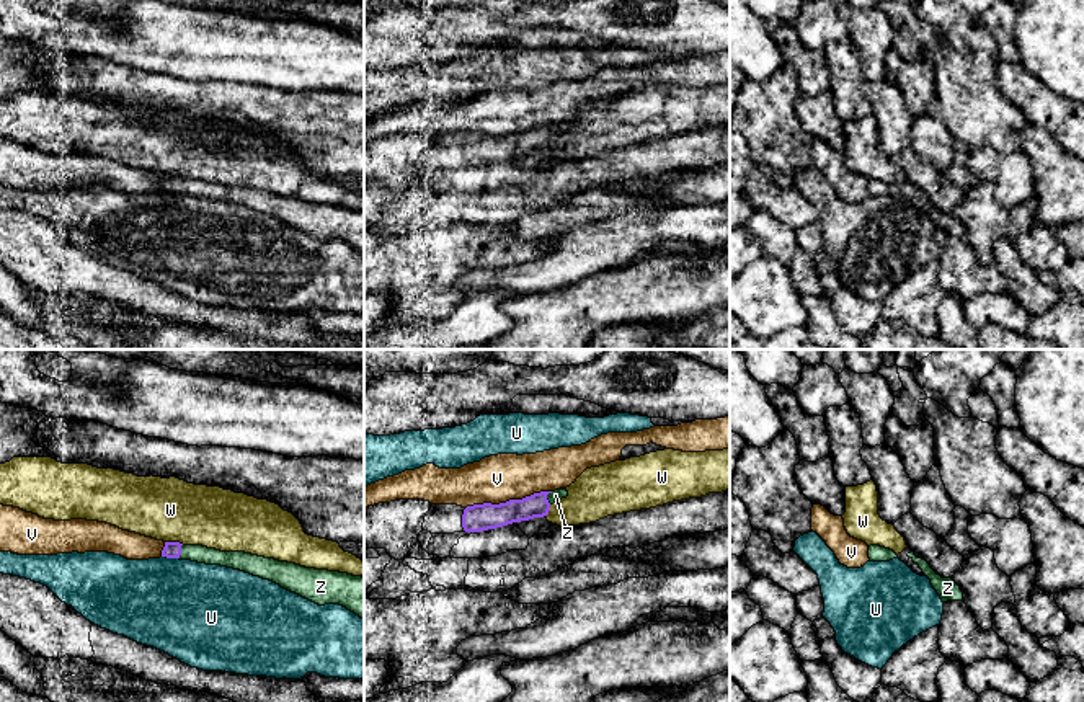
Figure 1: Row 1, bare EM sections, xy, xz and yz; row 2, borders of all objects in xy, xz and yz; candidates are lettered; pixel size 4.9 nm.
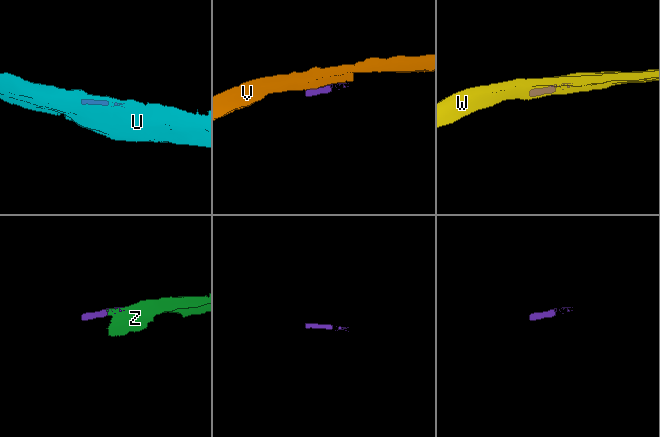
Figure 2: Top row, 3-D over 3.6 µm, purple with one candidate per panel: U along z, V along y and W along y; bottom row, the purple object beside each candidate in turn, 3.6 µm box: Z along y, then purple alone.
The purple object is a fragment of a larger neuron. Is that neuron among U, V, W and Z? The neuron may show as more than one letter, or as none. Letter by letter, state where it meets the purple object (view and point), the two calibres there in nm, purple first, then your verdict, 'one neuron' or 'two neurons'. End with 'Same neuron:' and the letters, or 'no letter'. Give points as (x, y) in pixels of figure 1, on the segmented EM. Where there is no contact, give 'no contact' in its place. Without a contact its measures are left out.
U: meets purple in xy at (170, 557); 80 nm thick on the purple side, 460 nm on the other; two neurons
V: meets purple in xz at (510, 500); 140 nm thick on the purple side, 240 nm on the other; two neurons
W: meets purple in xy at (175, 542); 80 nm thick on the purple side, 320 nm on the other; two neurons
Z: meets purple in xz at (546, 498); 120 nm thick on the purple side, 50 nm on the other; one neuron
Same neuron: Z

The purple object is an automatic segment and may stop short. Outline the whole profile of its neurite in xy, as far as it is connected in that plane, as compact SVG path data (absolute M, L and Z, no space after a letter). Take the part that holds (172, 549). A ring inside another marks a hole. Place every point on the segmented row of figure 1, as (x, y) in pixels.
M165 542L162 557L220 565L269 580L318 606L340 604L364 619L364 578L305 568L245 552L220 552L202 545Z

